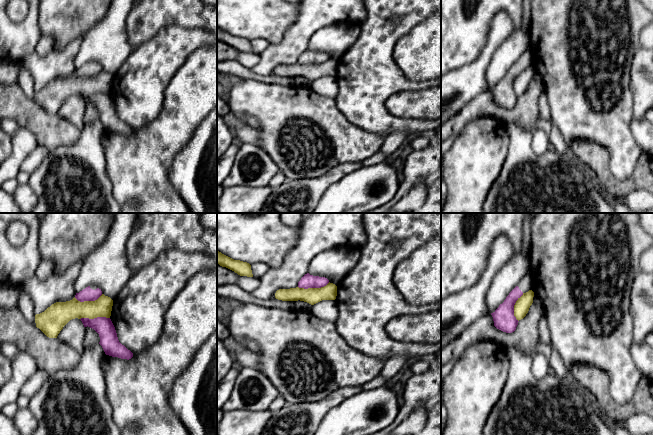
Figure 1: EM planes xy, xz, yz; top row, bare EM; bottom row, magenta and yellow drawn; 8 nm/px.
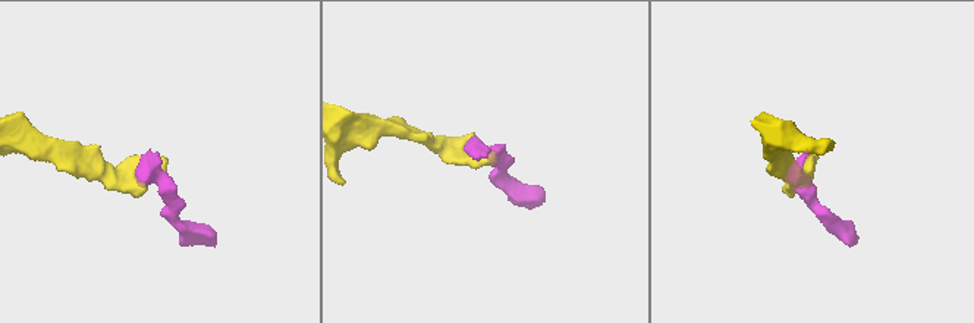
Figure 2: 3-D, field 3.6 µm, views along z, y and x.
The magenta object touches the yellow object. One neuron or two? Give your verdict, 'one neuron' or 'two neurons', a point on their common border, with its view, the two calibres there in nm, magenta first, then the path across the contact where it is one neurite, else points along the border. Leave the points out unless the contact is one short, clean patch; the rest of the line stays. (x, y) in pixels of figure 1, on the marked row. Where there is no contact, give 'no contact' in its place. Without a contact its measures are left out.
two neurons | xz (313, 287) | 110/130 nm

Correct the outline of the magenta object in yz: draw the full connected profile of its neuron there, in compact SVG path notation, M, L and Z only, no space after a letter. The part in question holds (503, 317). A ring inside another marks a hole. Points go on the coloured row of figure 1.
M531 273L525 275L519 284L509 293L504 302L491 313L494 326L506 333L512 333L516 330L518 320L514 316L514 305L516 301L526 292L531 290Z

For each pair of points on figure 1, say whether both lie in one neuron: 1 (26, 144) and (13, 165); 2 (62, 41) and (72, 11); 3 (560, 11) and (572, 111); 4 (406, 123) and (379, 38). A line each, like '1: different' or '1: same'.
1: same
2: same
3: same
4: same

